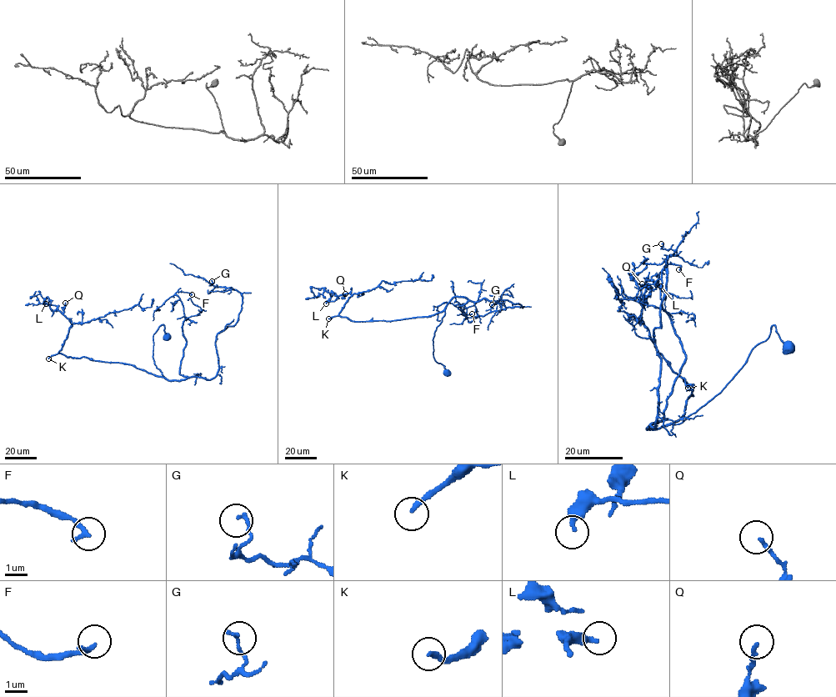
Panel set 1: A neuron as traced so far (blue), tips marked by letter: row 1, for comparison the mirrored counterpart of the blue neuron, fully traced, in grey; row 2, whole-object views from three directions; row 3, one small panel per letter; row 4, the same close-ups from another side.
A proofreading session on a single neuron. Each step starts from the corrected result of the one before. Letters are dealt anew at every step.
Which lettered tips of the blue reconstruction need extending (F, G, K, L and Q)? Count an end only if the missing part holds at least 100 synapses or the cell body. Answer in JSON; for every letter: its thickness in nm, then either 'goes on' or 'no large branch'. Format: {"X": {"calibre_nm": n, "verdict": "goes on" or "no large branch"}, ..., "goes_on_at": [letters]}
{"F": {"calibre_nm": 200, "verdict": "no large branch"}, "G": {"calibre_nm": 160, "verdict": "no large branch"}, "K": {"calibre_nm": 190, "verdict": "goes on"}, "L": {"calibre_nm": 360, "verdict": "no large branch"}, "Q": {"calibre_nm": 160, "verdict": "no large branch"}, "goes_on_at": ["K"]}

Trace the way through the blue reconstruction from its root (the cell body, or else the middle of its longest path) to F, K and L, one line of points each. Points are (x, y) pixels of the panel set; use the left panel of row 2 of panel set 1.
F: (167, 337), (162, 324), (153, 336), (154, 363), (166, 378), (185, 380), (185, 316), (175, 293), (192, 294)
K: (167, 337), (162, 324), (153, 336), (152, 358), (165, 378), (130, 364), (57, 353), (48, 358)
L: (167, 337), (162, 324), (153, 336), (152, 358), (165, 378), (67, 357), (58, 352), (71, 323), (46, 303)

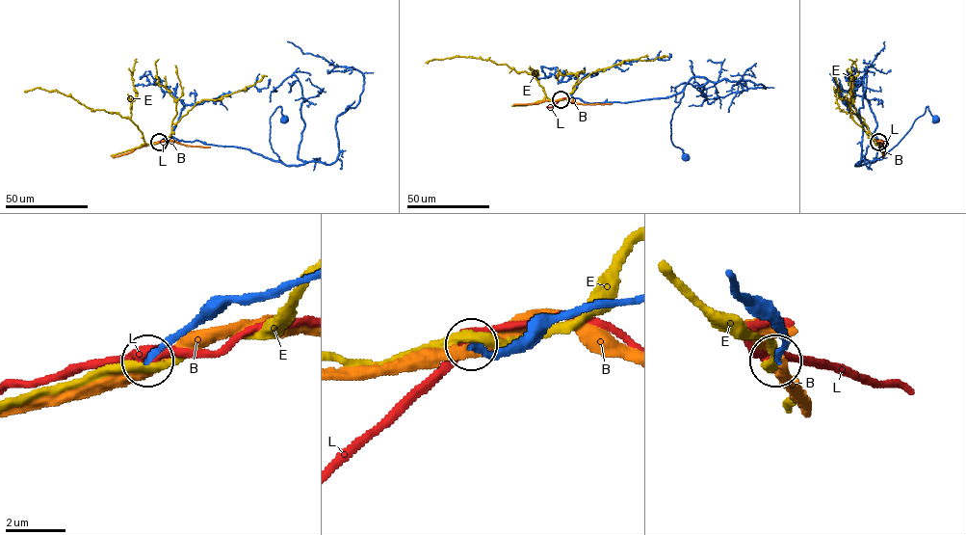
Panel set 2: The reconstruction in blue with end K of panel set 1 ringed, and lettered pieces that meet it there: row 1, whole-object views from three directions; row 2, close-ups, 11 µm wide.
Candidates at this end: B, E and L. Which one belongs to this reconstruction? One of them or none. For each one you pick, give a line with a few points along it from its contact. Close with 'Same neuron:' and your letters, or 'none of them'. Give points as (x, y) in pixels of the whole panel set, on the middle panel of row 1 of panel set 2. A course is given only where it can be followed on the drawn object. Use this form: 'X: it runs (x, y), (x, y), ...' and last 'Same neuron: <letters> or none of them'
Same neuron: none of them

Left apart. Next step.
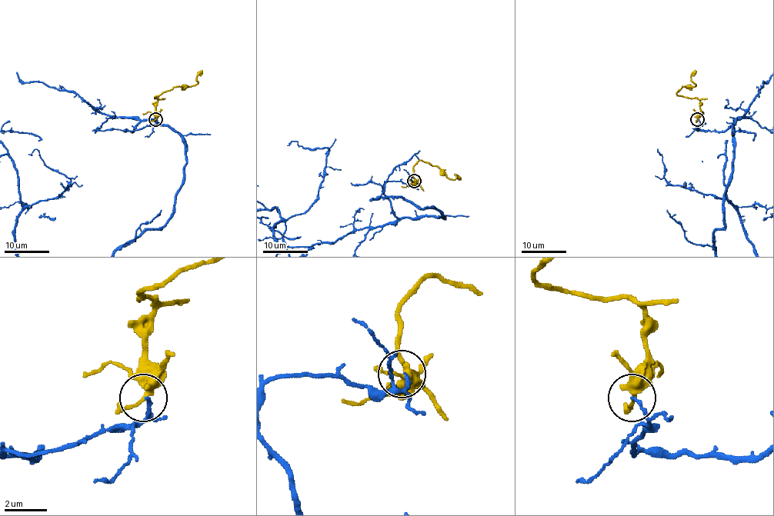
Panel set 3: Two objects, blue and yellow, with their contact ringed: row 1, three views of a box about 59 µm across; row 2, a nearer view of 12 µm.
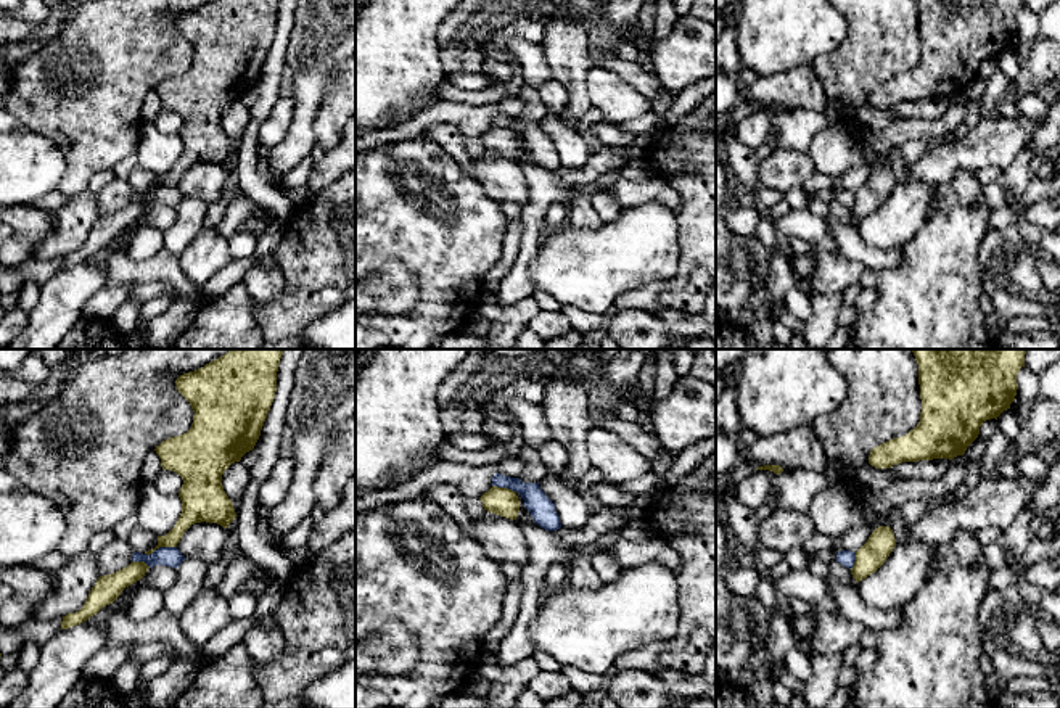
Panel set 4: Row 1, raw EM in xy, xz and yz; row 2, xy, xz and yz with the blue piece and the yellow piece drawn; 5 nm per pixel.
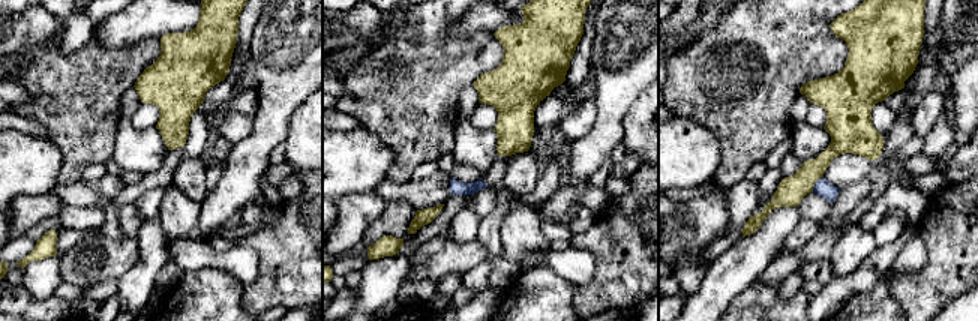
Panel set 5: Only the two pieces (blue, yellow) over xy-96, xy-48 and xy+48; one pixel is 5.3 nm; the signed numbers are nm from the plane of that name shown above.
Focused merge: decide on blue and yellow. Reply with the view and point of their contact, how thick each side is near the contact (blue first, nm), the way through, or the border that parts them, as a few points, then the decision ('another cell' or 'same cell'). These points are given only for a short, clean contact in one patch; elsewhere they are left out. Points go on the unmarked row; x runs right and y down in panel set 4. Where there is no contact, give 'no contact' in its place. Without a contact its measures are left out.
xy (160, 187) | 100/130 nm | along xy (176, 185), (160, 185), (145, 193) | another cell

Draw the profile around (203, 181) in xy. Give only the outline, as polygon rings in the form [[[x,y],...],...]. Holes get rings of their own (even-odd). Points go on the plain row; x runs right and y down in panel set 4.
[[[195,163],[182,175],[177,188],[188,200],[209,204],[222,201],[227,167],[217,163]]]

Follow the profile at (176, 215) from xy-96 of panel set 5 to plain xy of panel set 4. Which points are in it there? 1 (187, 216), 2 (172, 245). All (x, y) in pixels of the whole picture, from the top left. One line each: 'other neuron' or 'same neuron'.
1: other neuron
2: other neuron

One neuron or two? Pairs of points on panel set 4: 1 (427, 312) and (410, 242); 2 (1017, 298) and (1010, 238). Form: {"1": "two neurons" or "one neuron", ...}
{"1": "one neuron", "2": "one neuron"}

